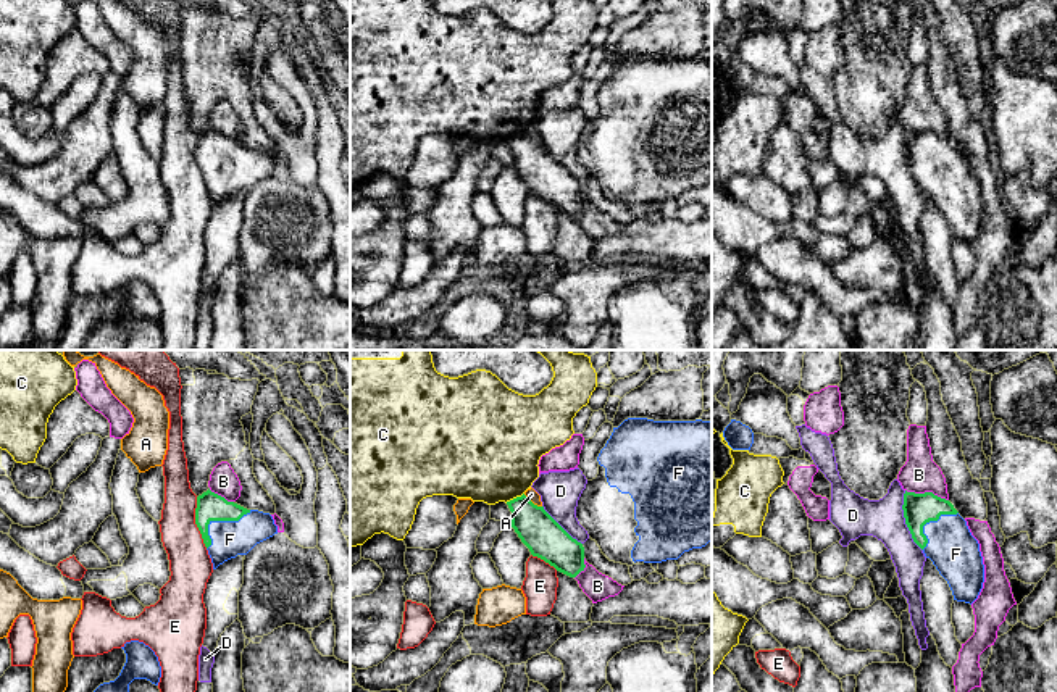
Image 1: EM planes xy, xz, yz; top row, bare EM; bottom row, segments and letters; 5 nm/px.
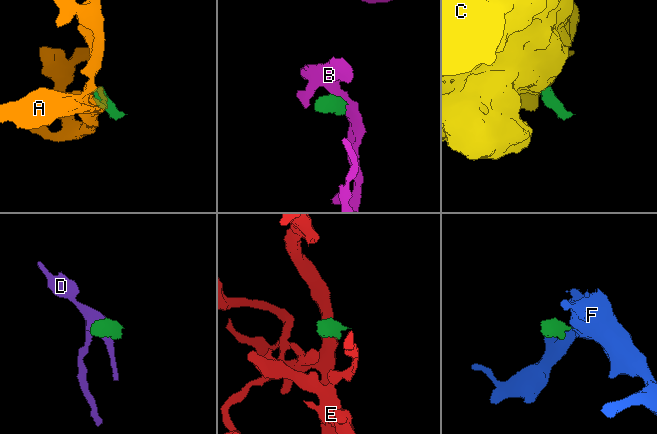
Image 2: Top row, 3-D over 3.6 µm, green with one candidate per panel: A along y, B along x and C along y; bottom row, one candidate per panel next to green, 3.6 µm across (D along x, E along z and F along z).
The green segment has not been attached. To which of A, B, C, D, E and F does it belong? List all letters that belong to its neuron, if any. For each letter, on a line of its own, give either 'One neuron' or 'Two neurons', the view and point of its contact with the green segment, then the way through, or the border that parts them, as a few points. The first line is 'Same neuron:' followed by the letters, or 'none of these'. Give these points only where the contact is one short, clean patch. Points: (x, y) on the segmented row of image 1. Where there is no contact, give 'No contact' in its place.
Same neuron: F
A: Two neurons. Touches green at xz (531, 502). Boundary: xz (523, 494), (541, 507)
B: Two neurons. Touches green at yz (927, 492). Boundary: yz (906, 489), (933, 492), (948, 500)
C: Two neurons. Touches green at xz (513, 499). Boundary: xz (523, 492), (505, 502)
D: Two neurons. Touches green at yz (906, 521)
E: Two neurons. Touches green at xy (196, 523). Boundary: xy (196, 497), (196, 526), (207, 547)
F: One neuron. Touches green at xy (217, 520). Path across: xy (210, 507), (217, 520), (229, 533), (229, 539)

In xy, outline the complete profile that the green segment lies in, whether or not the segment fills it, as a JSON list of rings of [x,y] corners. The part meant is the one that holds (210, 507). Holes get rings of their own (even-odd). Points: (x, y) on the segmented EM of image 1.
[[[210,489],[197,497],[195,524],[216,569],[278,534],[269,513],[247,510]]]

